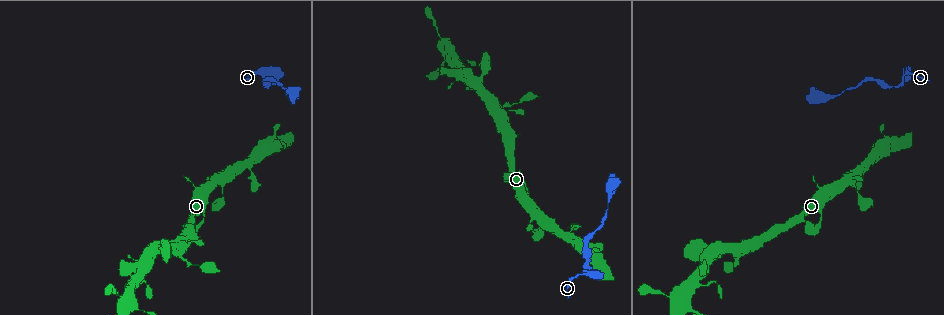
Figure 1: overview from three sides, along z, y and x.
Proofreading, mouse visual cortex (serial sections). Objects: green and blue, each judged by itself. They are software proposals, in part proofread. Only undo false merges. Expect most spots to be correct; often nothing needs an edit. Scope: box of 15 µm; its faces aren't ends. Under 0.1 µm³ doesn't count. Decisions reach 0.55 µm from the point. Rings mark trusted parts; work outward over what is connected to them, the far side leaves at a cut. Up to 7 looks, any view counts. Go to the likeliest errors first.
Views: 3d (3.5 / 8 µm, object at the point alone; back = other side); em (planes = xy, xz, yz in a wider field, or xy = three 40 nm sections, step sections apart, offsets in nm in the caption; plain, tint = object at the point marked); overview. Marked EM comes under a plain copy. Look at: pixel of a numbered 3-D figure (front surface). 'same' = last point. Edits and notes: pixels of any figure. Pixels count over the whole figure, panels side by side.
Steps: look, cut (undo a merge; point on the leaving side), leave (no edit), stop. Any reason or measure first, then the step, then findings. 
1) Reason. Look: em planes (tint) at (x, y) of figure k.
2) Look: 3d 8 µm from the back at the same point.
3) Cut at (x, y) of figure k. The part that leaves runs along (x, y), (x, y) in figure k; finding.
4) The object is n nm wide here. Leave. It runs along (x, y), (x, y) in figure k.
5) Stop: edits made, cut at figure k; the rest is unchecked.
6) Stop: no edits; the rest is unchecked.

Sudden change in width. Look: 3d 8 µm at (905, 71) of figure 1.

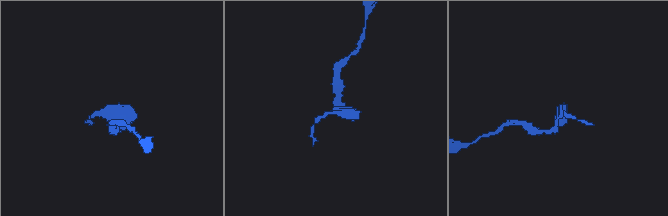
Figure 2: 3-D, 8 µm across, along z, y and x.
Look: em xy step 1 (tint) at (559, 113) of figure 2.

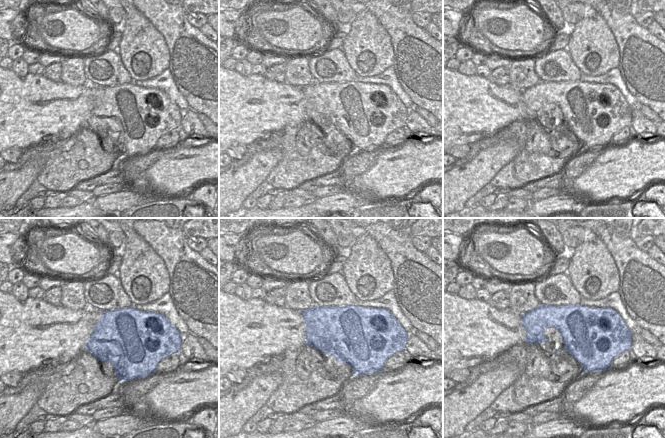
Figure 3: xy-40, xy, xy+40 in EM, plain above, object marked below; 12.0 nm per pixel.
Leave. One cell here.

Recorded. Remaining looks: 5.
Branch point. Look: 3d 3.5 µm at (176, 251) of figure 1.

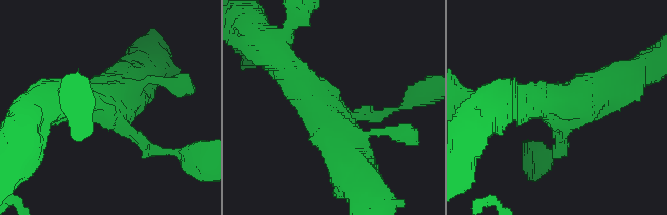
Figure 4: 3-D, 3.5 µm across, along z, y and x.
Look: em xy step 2 (tint) at (340, 119) of figure 4.

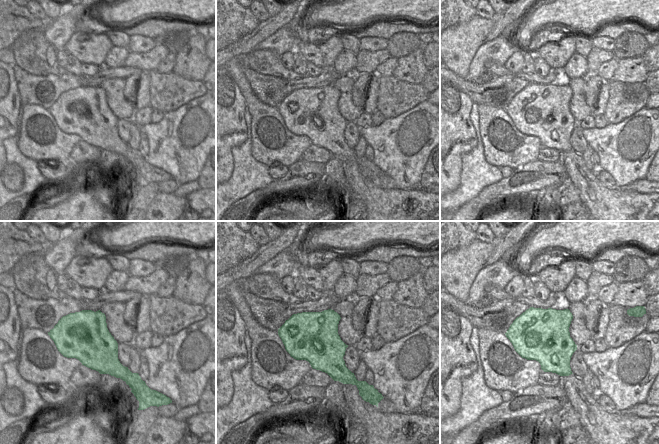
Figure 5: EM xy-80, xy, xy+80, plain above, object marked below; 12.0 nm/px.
Leave. It runs along (353, 175), (341, 139), (288, 73) in figure 4; continuous, no second cell.

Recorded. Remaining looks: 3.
Two arms in line, one across. Look: 3d 3.5 µm at (144, 267) of figure 1.

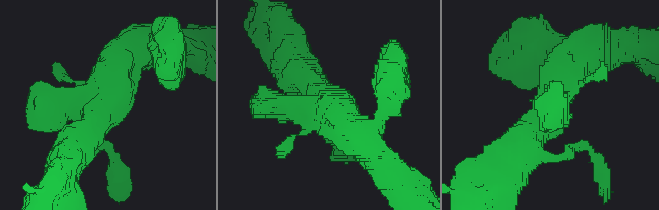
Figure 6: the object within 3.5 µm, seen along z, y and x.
Leave. Continuous, no second cell.

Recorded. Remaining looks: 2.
Stop: no edits; the rest is unchecked.

